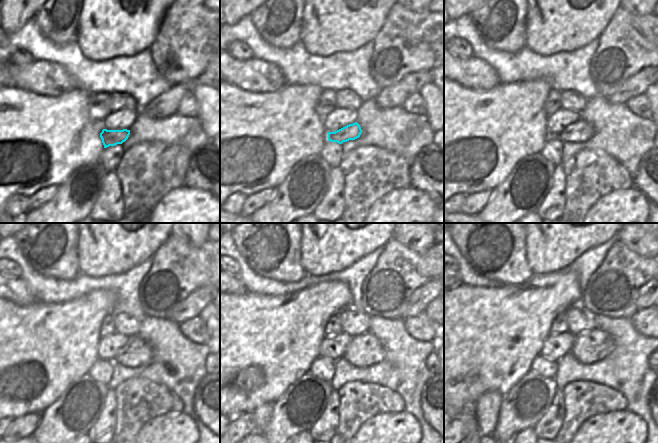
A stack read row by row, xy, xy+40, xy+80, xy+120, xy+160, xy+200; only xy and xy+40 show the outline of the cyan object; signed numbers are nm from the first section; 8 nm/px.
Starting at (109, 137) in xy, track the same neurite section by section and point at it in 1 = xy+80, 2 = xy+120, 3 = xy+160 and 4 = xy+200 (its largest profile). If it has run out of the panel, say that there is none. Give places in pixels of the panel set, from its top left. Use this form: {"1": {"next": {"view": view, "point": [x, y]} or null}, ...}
{"1": {"next": {"view": "xy+80", "point": [579, 131]}}, "2": {"next": {"view": "xy+120", "point": [136, 352]}}, "3": {"next": {"view": "xy+160", "point": [365, 349]}}, "4": {"next": {"view": "xy+200", "point": [593, 346]}}}

